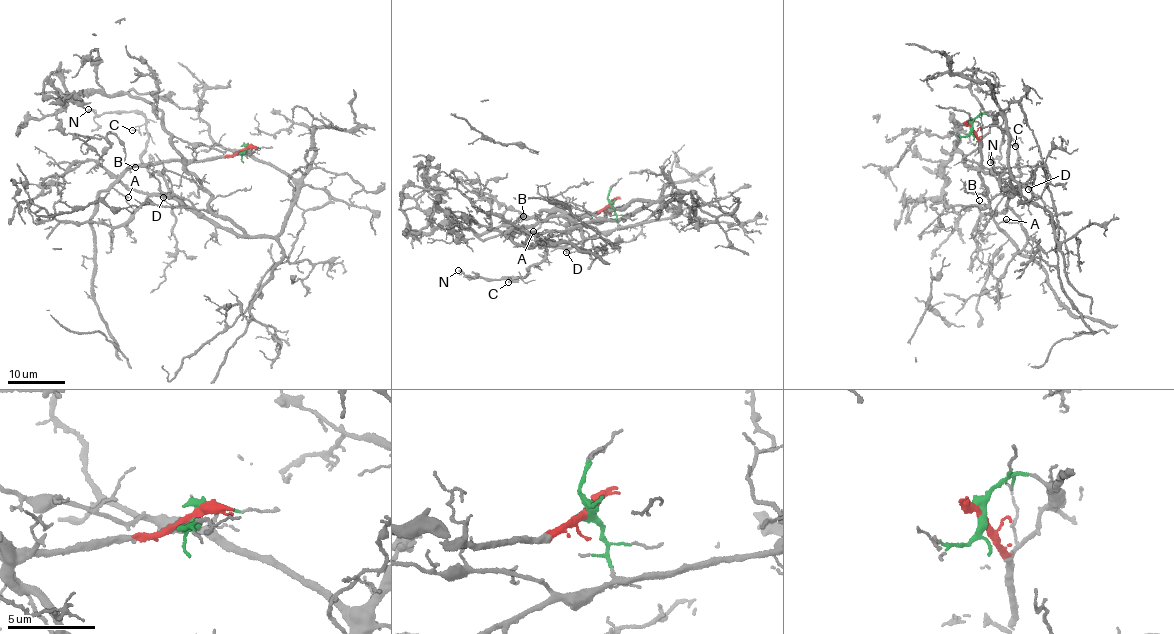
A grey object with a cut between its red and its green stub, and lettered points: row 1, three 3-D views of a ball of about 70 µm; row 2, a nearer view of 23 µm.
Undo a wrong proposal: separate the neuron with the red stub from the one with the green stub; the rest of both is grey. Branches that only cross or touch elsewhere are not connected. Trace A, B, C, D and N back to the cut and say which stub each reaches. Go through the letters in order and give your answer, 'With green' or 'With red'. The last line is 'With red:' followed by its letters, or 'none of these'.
A: With red
B: With red
C: With green
D: With green
N: With green
With red: A, B

